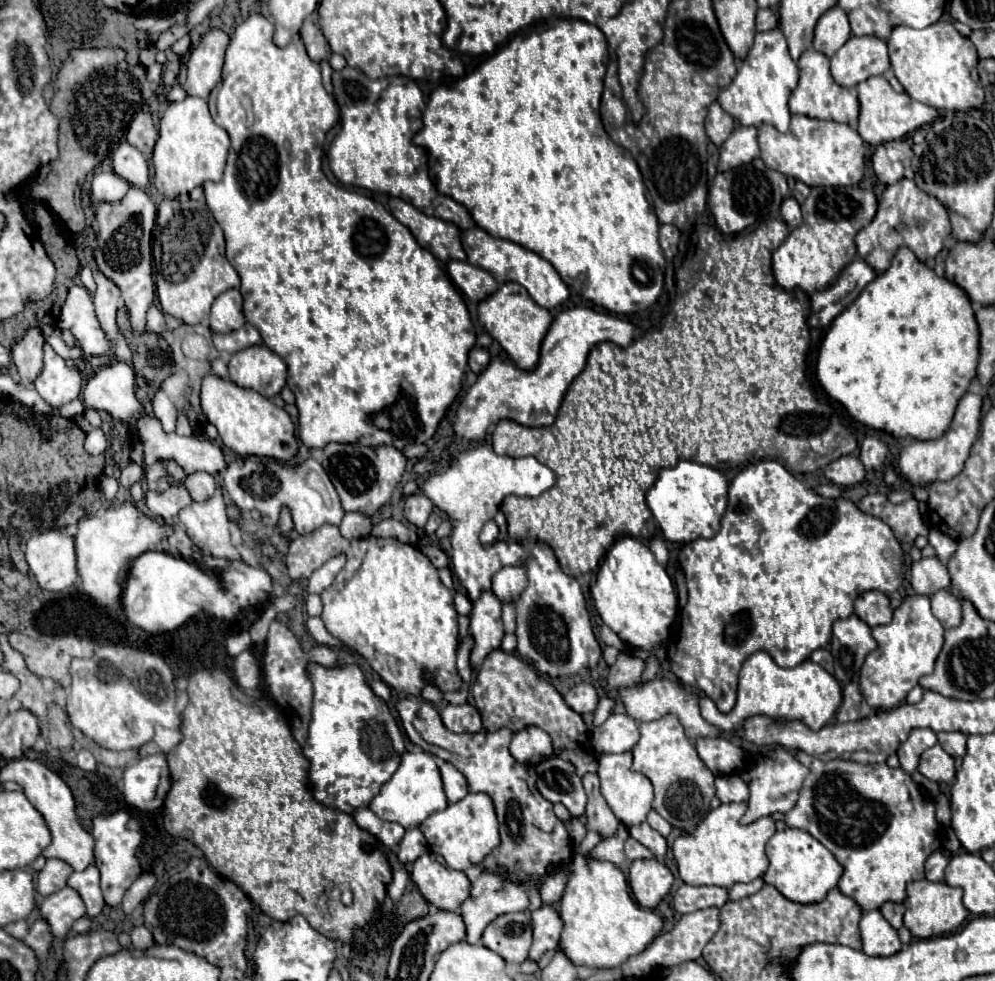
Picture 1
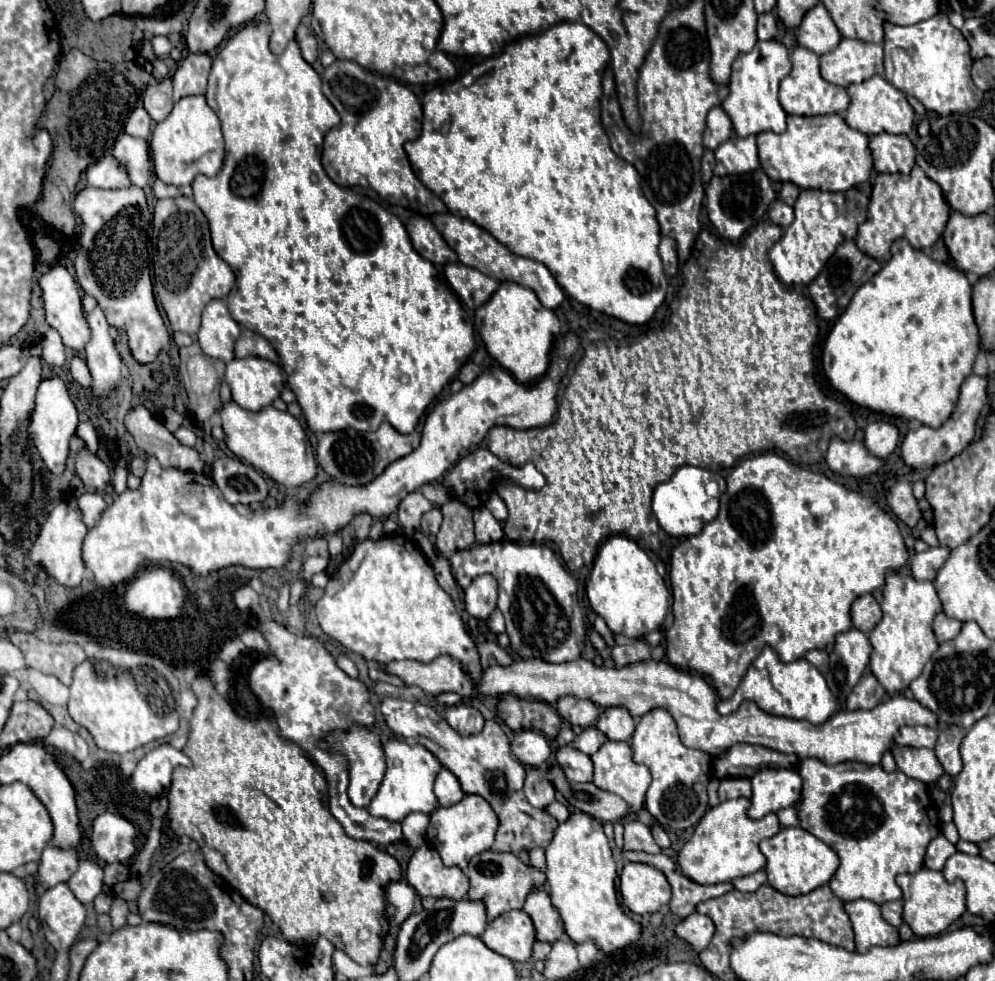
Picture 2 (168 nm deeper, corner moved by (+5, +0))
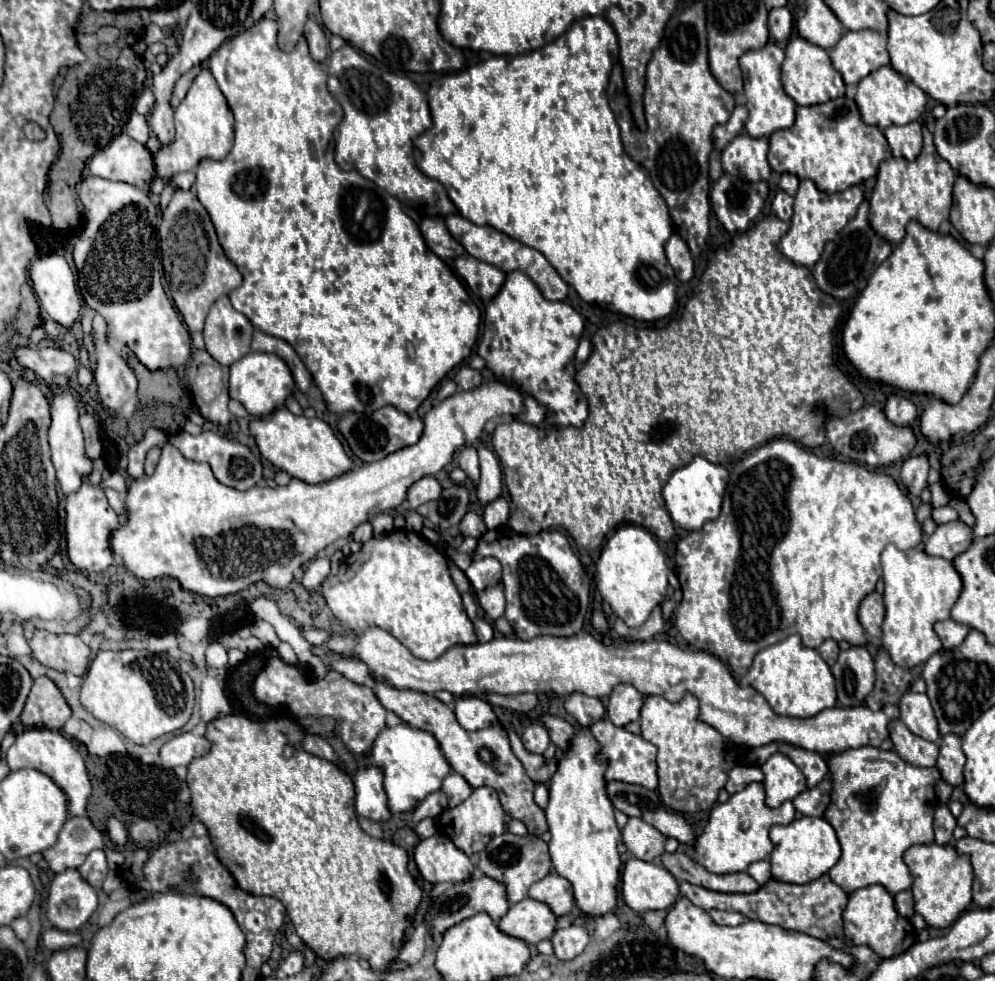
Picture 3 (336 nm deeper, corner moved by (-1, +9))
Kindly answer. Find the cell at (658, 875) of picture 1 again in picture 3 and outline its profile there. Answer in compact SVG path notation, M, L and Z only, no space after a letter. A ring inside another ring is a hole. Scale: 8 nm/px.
M631 858L623 868L621 894L625 904L635 912L661 910L675 904L679 884L663 866Z

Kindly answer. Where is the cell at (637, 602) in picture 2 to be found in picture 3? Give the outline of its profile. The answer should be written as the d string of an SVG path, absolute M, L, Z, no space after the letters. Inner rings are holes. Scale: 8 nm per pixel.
M627 524L617 528L615 534L605 542L601 558L597 560L595 586L603 600L627 626L639 626L647 620L651 610L665 600L667 576L669 568L665 554L661 552L655 538L645 528Z

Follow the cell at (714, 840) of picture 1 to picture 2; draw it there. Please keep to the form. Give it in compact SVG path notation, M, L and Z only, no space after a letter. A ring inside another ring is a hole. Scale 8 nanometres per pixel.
M739 797L719 803L701 817L691 839L681 847L677 857L685 877L689 877L699 885L715 885L751 875L765 867L765 857L759 851L759 841L773 837L781 829L781 825L775 813L769 813L763 819L753 821L747 817L747 809L749 799Z

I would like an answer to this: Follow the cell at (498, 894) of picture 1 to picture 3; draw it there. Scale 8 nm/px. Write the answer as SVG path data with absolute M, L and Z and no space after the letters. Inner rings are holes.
M503 832L501 836L495 836L483 852L479 852L477 868L495 880L503 880L503 884L507 884L507 898L511 900L511 904L515 904L527 896L527 890L533 882L539 882L551 872L551 856L547 850L547 842L543 842L543 838L539 836L517 836L511 832Z

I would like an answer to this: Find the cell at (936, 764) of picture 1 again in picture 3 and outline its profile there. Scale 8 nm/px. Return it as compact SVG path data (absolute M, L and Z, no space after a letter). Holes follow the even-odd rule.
M899 718L889 722L889 736L895 746L895 752L915 766L935 766L939 756L939 746L915 736Z

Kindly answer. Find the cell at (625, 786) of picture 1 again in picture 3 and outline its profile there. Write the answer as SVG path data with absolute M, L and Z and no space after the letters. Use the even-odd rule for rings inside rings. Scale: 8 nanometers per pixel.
M599 720L589 730L597 738L597 742L603 746L601 758L609 762L607 772L605 772L605 778L609 782L619 780L619 782L627 782L627 784L639 784L649 790L657 788L657 764L655 764L657 748L651 742L647 742L643 736L631 734L625 728L615 726L611 720Z

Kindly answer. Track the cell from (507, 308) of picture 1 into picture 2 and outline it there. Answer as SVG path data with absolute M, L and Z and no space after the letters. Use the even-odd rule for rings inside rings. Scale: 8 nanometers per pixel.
M503 281L491 299L475 311L475 327L489 355L519 383L531 383L545 375L553 339L561 329L557 315L551 309L545 309L531 289L513 281Z

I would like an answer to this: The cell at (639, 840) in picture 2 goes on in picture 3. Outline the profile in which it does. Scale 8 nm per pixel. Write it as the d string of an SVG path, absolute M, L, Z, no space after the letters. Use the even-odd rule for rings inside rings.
M629 818L623 828L623 842L633 856L651 862L663 854L665 836L651 828L651 824L647 824L645 820Z

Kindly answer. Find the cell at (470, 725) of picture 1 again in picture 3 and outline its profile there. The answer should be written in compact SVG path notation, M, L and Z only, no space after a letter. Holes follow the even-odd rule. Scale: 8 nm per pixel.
M477 696L457 698L455 716L465 730L481 730L481 728L491 726L493 722L497 724L497 716L495 716L491 704Z

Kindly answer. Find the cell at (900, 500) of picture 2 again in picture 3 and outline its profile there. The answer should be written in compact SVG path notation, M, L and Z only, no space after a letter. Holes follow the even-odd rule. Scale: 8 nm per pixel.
M911 456L903 462L901 480L909 494L921 494L921 490L927 488L927 472L929 472L927 456Z

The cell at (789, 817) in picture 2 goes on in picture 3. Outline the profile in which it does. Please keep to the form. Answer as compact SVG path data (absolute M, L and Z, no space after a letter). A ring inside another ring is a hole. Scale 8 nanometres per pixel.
M827 776L819 786L801 792L793 800L795 810L801 812L803 816L819 816L821 818L831 802L831 788L833 788L833 782L831 782L831 776Z

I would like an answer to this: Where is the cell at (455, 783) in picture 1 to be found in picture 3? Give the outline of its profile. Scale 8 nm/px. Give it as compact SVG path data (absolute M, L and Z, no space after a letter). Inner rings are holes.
M451 772L445 780L443 780L443 792L449 798L449 806L459 806L463 800L467 800L471 796L471 786L455 772Z

